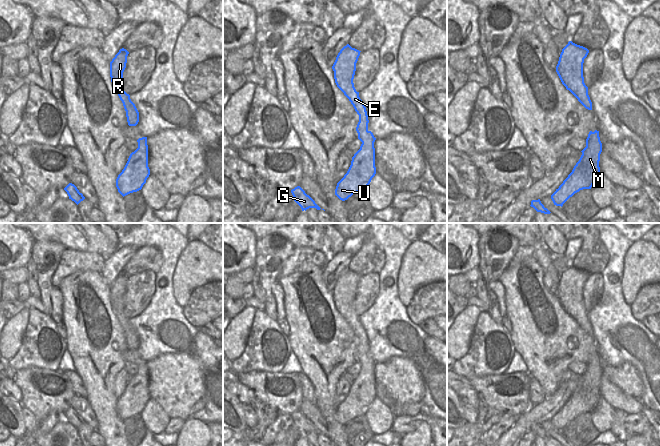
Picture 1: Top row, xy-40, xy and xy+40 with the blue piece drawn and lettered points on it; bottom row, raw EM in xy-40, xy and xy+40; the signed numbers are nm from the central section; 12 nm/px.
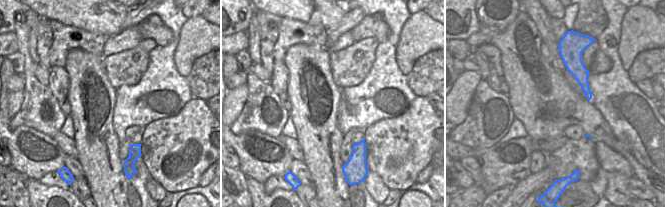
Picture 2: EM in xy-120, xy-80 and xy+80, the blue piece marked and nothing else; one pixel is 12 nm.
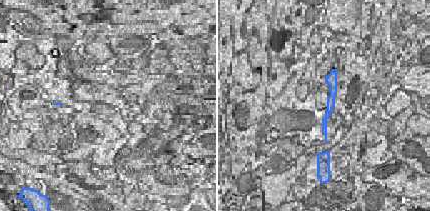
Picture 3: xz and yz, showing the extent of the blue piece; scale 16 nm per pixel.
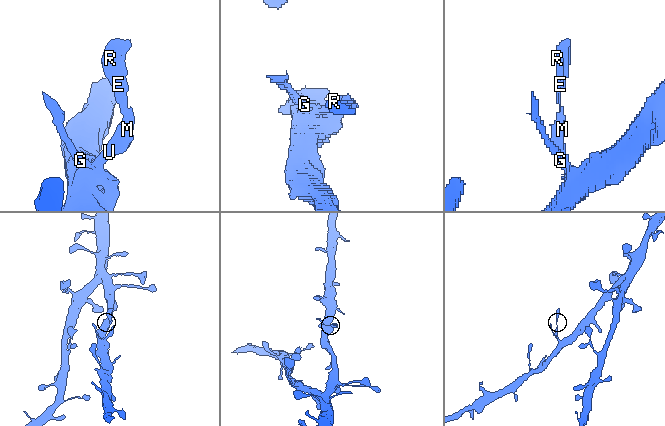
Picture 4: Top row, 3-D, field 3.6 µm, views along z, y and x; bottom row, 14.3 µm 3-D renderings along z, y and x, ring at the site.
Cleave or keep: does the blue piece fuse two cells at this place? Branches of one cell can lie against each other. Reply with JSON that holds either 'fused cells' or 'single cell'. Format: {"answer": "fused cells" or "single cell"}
{"answer": "fused cells"}

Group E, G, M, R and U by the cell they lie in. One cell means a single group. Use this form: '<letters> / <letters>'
E R / G M U

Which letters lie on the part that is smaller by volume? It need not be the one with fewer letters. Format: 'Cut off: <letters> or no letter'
Cut off: E, R.

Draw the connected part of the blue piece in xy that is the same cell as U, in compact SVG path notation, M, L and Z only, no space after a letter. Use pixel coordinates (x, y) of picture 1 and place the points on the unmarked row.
M356 351L358 357L358 363L362 366L360 373L352 381L351 389L344 399L344 401L337 407L335 413L335 419L342 425L347 424L353 418L357 416L362 416L366 414L367 410L370 408L372 402L376 398L375 391L375 372L374 366L376 362L373 357L368 353L360 353Z

